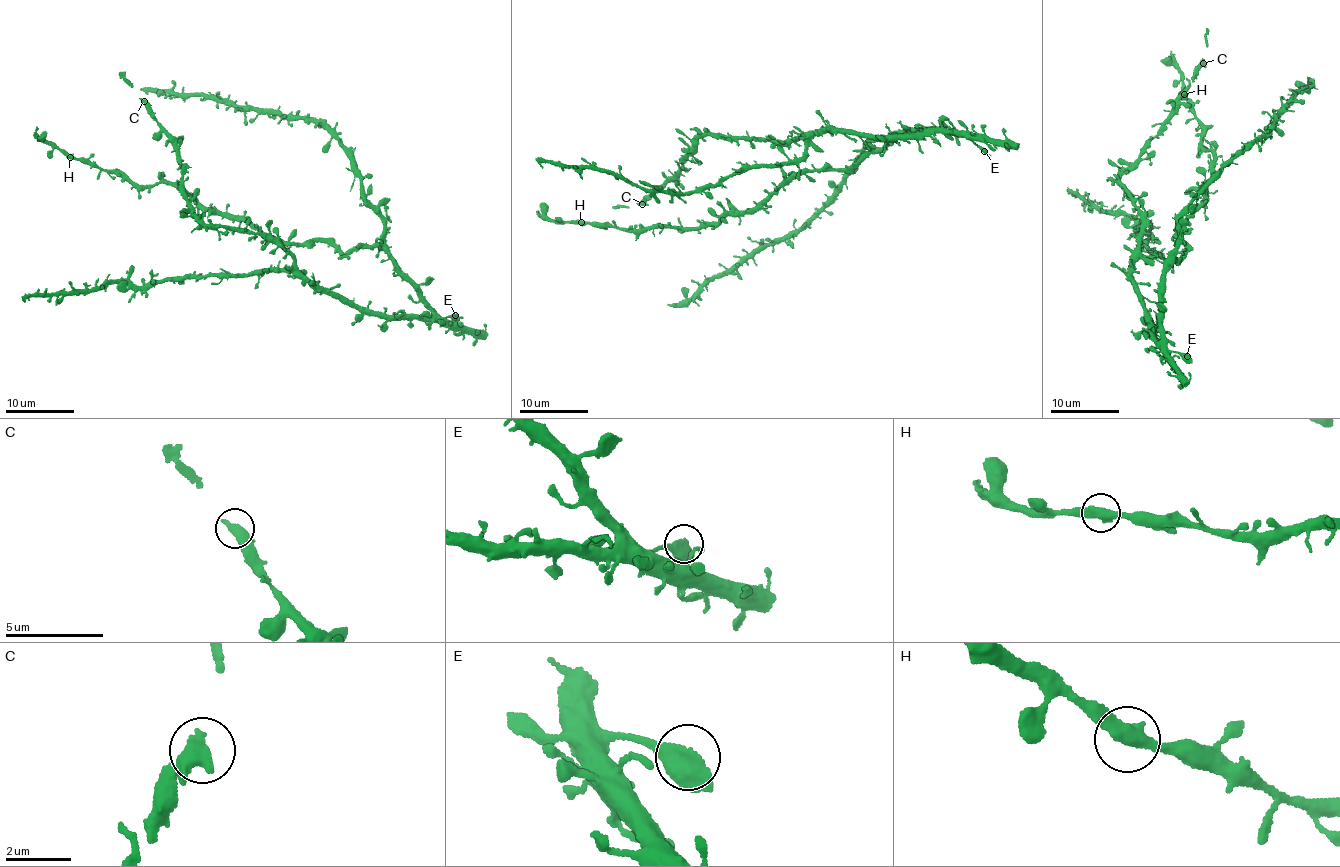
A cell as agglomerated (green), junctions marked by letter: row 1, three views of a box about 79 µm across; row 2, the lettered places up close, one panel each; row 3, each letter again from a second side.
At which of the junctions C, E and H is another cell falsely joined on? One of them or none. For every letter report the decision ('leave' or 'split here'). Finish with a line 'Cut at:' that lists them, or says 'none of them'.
C: leave
E: leave
H: leave
Cut at: none of them

